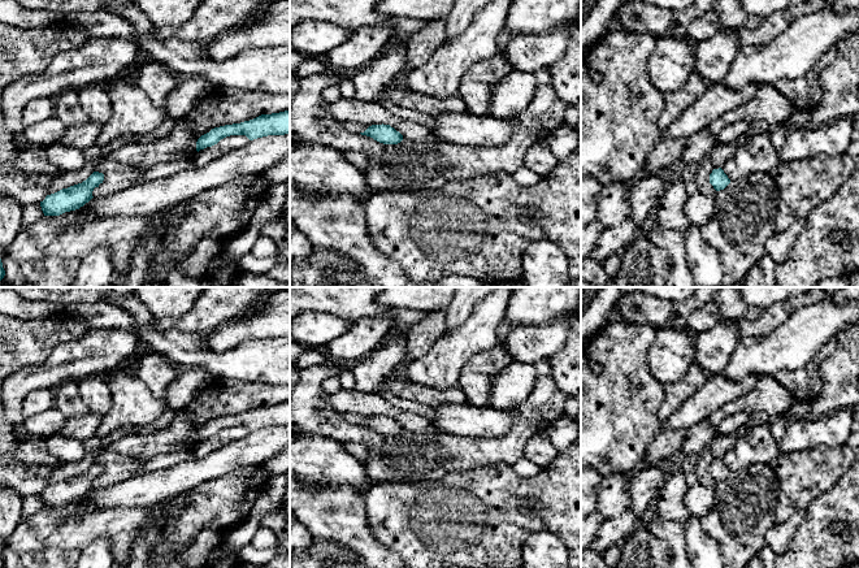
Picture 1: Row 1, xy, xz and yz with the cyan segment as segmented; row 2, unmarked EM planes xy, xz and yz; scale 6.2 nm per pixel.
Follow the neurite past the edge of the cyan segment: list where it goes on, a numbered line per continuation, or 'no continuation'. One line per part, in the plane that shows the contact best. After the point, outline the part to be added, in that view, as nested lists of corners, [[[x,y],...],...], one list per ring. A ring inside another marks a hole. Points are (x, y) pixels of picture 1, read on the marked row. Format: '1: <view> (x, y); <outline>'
no continuation

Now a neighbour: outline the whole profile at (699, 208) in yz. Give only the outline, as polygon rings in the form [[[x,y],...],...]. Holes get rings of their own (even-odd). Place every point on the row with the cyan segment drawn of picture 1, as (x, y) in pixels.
[[[700,192],[690,195],[684,205],[684,213],[690,224],[702,227],[715,213],[715,200]]]

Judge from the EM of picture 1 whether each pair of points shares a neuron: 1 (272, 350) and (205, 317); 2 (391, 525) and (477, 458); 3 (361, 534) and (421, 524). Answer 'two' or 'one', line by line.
1: two
2: two
3: two

